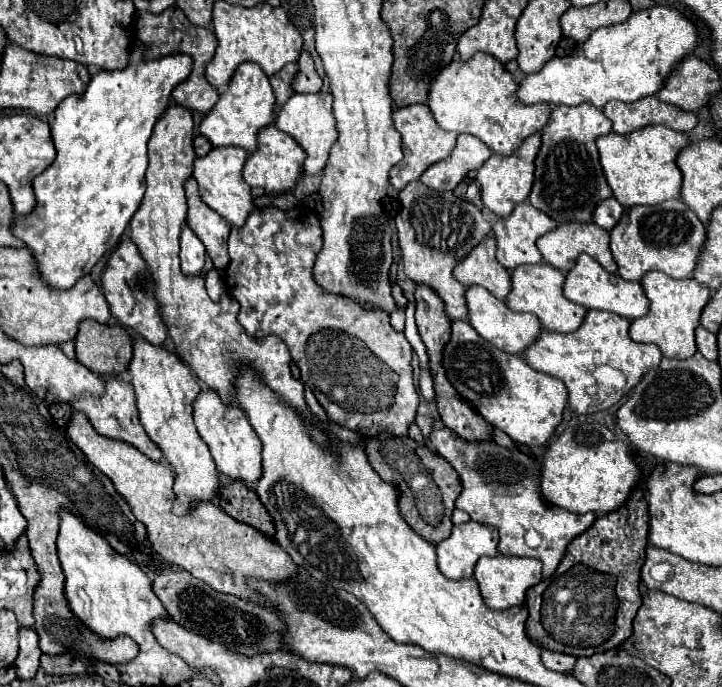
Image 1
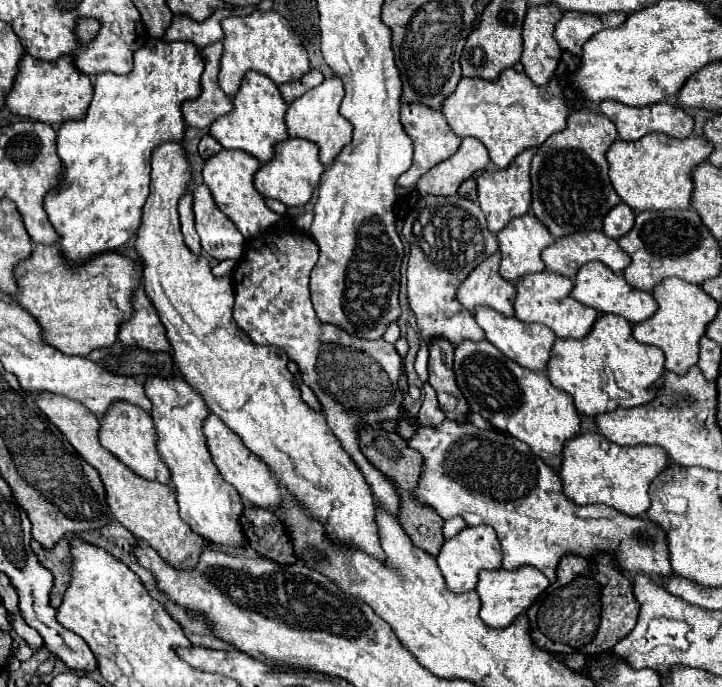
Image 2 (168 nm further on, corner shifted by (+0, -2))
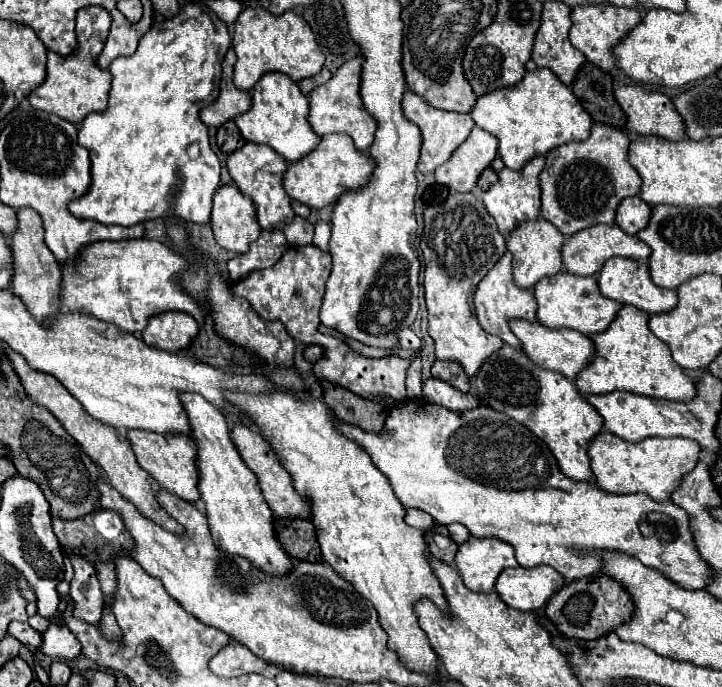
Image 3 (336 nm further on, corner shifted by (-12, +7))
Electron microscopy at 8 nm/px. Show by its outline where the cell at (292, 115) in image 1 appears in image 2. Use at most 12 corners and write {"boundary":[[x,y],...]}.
{"boundary":[[326,79],[286,111],[290,137],[320,147],[330,165],[352,139],[338,113],[344,87]]}

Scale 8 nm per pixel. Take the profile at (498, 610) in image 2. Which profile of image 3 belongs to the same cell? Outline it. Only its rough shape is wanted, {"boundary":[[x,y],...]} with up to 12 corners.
{"boundary":[[550,566],[506,568],[498,596],[540,610],[566,580]]}

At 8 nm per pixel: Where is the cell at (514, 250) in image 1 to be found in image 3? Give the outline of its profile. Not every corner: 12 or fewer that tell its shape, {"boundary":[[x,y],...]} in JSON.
{"boundary":[[548,220],[506,238],[514,282],[532,290],[562,270],[564,236]]}

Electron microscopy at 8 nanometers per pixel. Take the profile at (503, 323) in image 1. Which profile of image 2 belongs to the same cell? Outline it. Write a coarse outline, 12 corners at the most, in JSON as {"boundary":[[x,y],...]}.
{"boundary":[[492,307],[476,323],[506,357],[544,371],[556,335]]}

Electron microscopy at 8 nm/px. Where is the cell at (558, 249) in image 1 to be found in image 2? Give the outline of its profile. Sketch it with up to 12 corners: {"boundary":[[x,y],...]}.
{"boundary":[[602,231],[556,239],[542,251],[548,271],[574,277],[588,261],[612,271],[630,257]]}

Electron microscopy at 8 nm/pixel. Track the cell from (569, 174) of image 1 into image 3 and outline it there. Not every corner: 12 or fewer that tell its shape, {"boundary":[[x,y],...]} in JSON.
{"boundary":[[594,124],[546,156],[540,214],[564,236],[640,192],[628,134]]}

